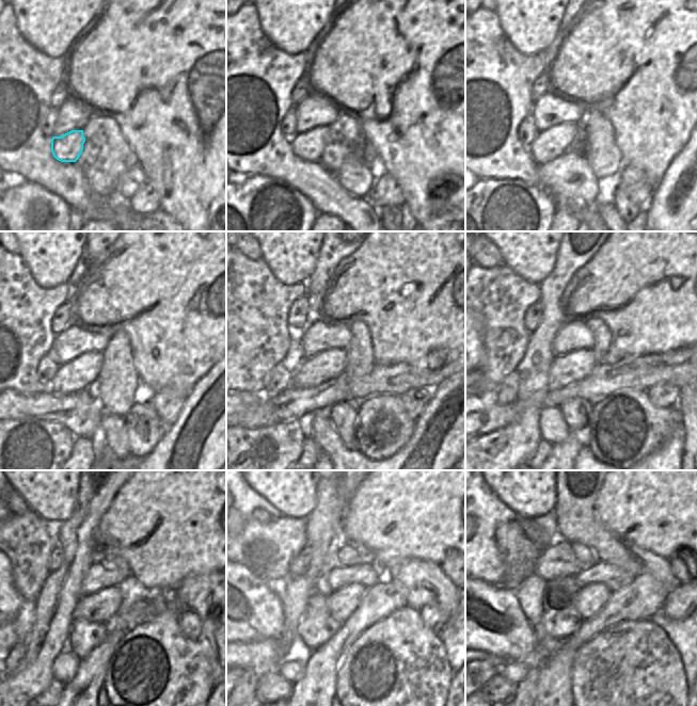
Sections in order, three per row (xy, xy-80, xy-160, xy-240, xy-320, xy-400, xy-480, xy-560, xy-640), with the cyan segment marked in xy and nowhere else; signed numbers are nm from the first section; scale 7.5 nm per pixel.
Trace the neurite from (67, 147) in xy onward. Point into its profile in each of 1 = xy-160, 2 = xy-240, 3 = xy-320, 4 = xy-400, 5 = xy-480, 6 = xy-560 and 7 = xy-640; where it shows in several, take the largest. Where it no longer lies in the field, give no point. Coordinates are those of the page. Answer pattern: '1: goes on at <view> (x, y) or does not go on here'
1: goes on at xy-160 (548, 144)
2: goes on at xy-240 (82, 372)
3: goes on at xy-320 (328, 365)
4: goes on at xy-400 (569, 368)
5: goes on at xy-480 (100, 607)
6: goes on at xy-560 (342, 603)
7: goes on at xy-640 (590, 598)

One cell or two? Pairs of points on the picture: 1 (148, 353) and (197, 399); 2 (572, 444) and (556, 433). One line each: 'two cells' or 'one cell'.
1: two cells
2: two cells

